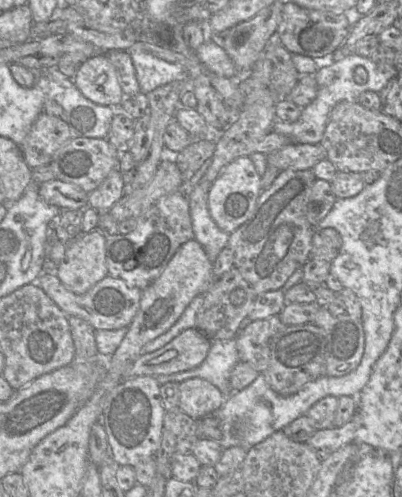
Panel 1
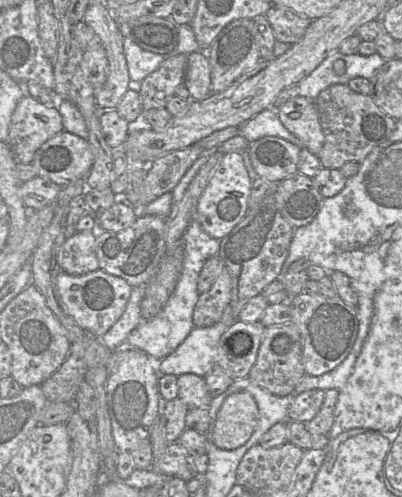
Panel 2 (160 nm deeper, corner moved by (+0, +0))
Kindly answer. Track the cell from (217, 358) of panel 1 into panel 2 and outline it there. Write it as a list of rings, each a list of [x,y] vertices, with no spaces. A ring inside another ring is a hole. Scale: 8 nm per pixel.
[[[227,305],[218,323],[204,328],[194,327],[175,351],[162,360],[154,360],[158,373],[207,375],[216,366],[221,336],[237,319],[231,306]]]

